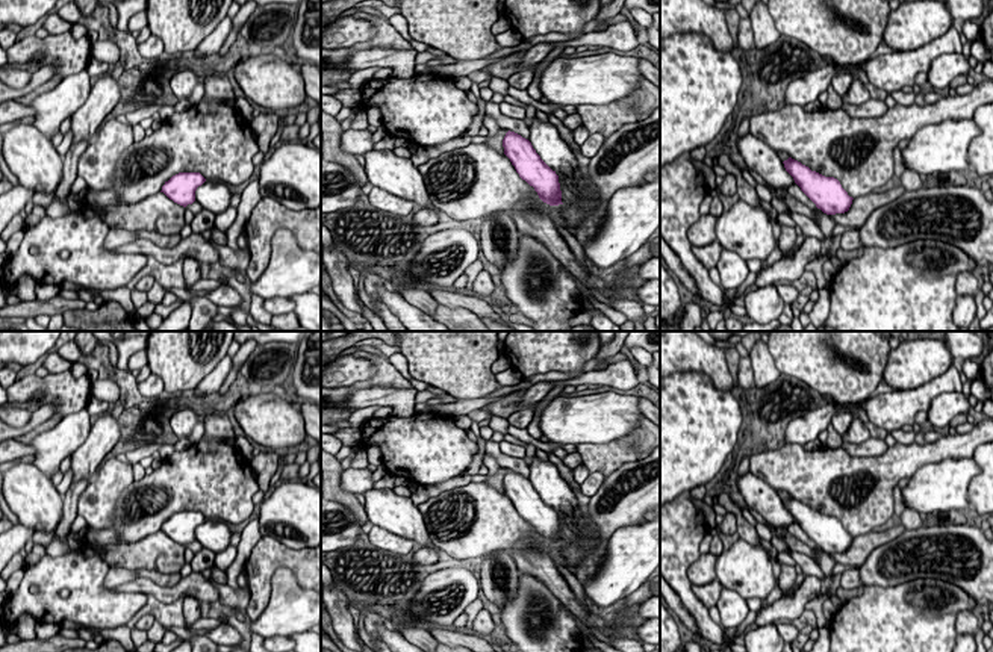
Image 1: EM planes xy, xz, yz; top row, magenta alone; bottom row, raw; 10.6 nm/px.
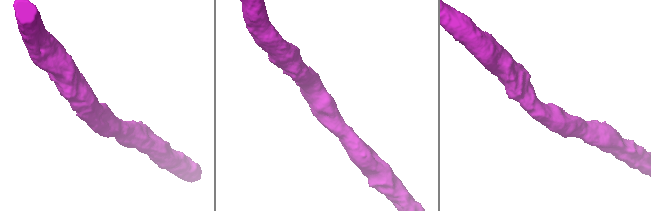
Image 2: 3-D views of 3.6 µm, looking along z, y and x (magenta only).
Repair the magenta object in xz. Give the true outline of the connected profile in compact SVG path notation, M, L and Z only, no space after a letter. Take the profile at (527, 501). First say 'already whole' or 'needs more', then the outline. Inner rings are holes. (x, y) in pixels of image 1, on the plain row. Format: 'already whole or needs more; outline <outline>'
already whole; outline M509 469L503 486L519 516L534 526L543 542L563 543L559 514L540 498L528 478Z

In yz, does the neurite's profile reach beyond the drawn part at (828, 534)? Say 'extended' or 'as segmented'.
as segmented

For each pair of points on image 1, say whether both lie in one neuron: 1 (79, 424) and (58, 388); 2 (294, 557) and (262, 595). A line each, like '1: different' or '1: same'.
1: different
2: same

